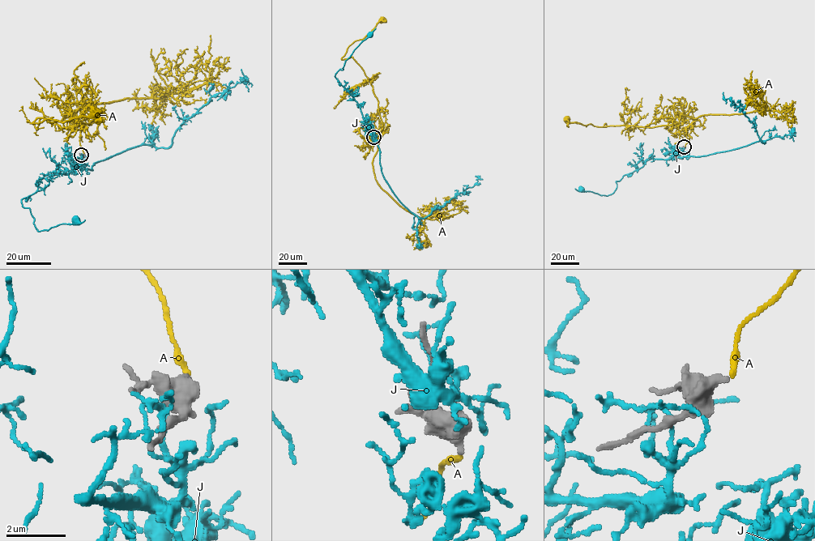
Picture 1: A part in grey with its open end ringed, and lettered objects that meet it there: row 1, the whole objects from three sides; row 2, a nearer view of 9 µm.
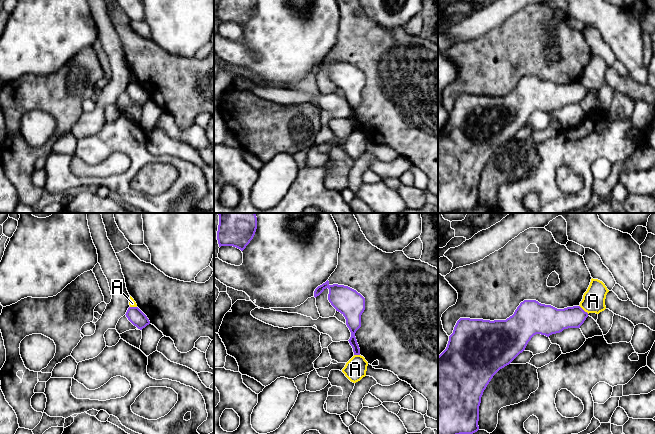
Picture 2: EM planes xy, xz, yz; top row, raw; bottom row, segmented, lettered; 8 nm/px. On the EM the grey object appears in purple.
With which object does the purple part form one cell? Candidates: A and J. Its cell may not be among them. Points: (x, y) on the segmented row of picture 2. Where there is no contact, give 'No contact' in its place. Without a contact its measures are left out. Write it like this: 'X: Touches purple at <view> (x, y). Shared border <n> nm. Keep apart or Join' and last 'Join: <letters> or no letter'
A: Touches purple at yz (583, 310). Shared border 100 nm. Keep apart
J: No contact. Keep apart
Join: no letter

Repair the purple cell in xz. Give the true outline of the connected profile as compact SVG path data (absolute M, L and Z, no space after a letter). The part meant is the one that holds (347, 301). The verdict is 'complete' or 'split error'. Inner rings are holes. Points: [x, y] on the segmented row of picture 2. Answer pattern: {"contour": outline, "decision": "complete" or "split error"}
{"contour": "M328 280L315 289L314 297L319 296L326 288L329 289L329 302L346 319L346 325L351 332L348 341L353 348L354 355L360 355L355 333L361 327L361 315L365 310L365 298L348 286L330 285Z", "decision": "complete"}

